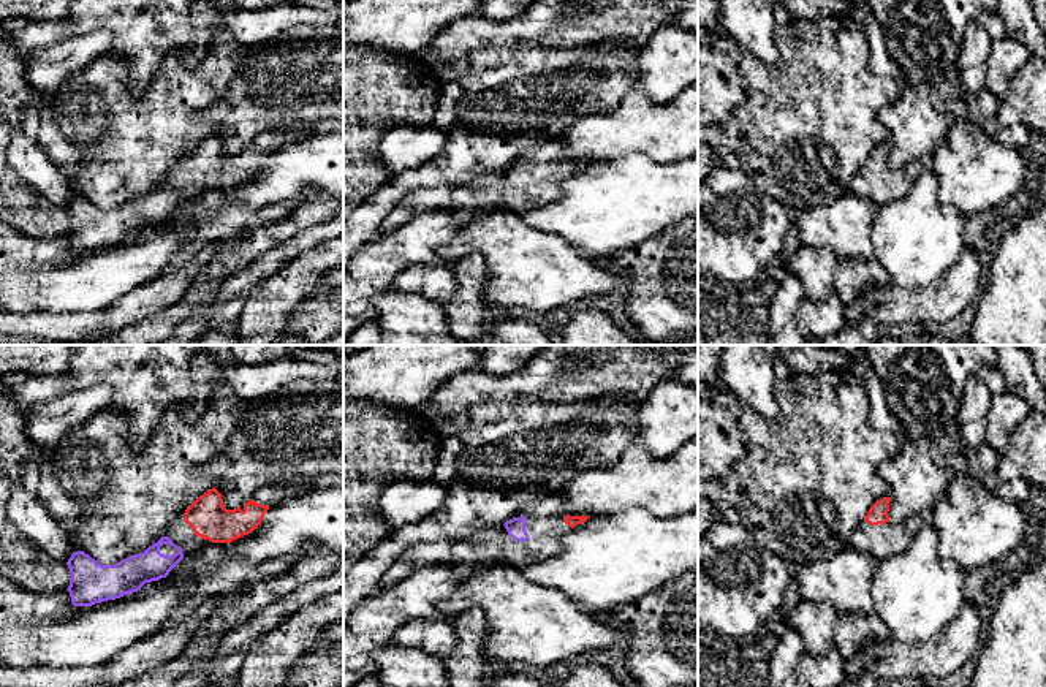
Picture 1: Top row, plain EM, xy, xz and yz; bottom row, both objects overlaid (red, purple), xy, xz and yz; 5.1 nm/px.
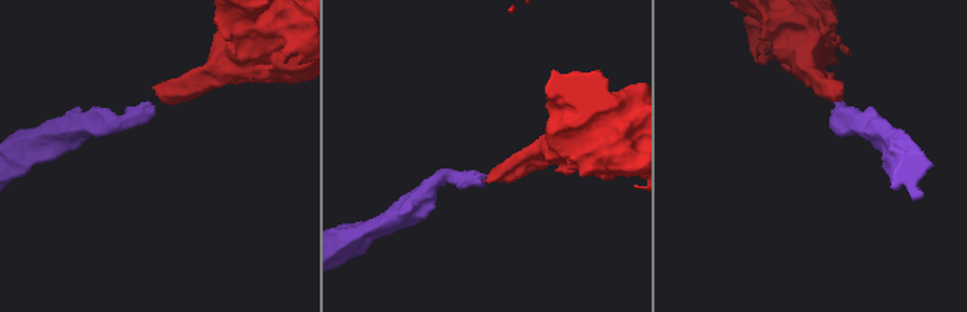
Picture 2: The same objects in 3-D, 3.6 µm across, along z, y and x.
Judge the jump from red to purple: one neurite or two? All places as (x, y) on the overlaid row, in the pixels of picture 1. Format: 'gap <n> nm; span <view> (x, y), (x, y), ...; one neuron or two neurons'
gap 100 nm; span xy (195, 534), (181, 548); one neuron

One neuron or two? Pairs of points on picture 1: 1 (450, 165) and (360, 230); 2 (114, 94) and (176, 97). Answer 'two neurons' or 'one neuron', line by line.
1: one neuron
2: one neuron

